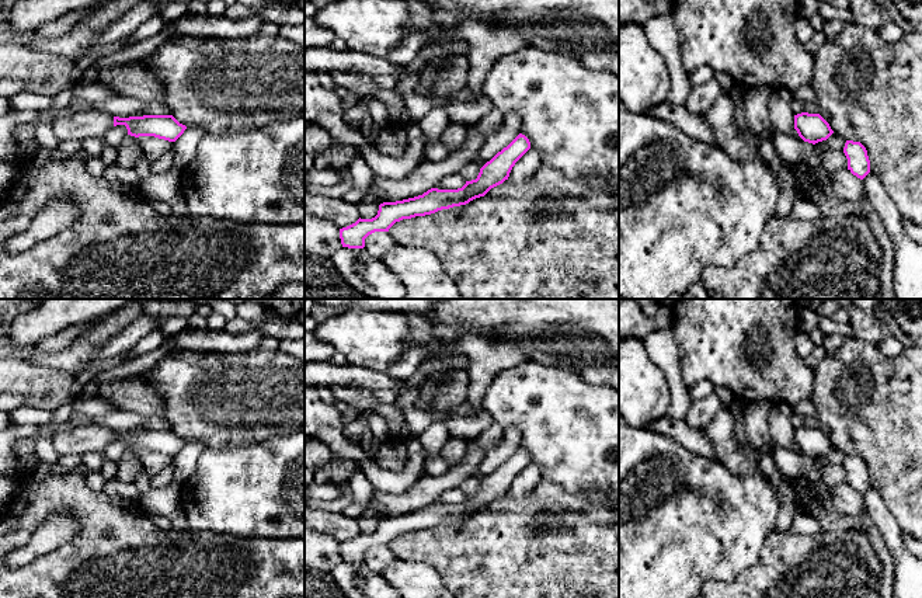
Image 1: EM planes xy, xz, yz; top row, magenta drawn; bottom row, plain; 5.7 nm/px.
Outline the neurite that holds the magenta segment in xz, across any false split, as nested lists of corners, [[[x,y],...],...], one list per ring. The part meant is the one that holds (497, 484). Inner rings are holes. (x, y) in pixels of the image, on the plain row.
[[[519,448],[507,462],[498,466],[481,483],[476,494],[466,496],[457,504],[431,503],[422,510],[379,519],[378,529],[372,533],[358,533],[355,538],[340,543],[342,562],[363,563],[365,553],[375,546],[389,543],[403,533],[425,531],[442,524],[466,519],[484,511],[491,503],[508,494],[515,477],[530,463],[529,453]]]

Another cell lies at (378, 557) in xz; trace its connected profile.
[[[375,546],[365,553],[365,564],[376,573],[382,573],[396,559],[389,546]]]

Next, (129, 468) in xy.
[[[128,449],[122,459],[116,463],[115,480],[132,484],[136,481],[139,474],[143,472],[143,465],[135,451]]]

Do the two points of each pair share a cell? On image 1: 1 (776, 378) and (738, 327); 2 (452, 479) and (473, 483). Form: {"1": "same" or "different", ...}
{"1": "same", "2": "different"}

